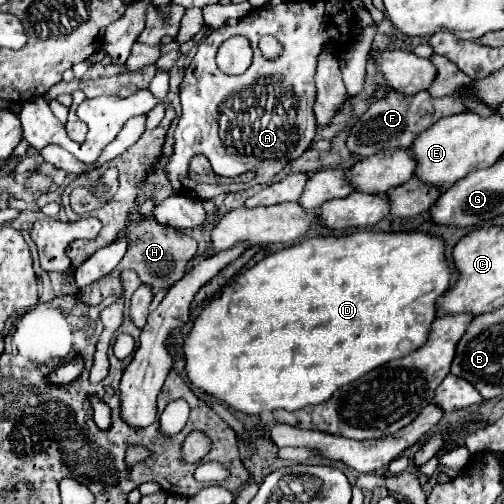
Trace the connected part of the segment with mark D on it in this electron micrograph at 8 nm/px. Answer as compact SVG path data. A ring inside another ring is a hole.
M360 230L348 236L326 236L326 238L308 238L300 244L294 244L290 248L278 250L266 258L262 258L252 268L246 268L244 272L236 274L224 288L220 298L210 300L202 312L196 316L194 326L184 336L184 358L186 358L186 374L192 386L202 390L208 396L214 396L216 400L228 404L230 408L248 414L248 416L260 416L264 412L272 412L278 408L284 410L300 410L310 404L322 404L326 402L338 388L358 380L362 374L396 360L400 356L408 356L418 346L426 342L428 330L432 320L436 318L434 302L440 294L444 294L450 286L450 278L454 270L444 260L444 242L440 238L422 234L422 232L380 232L380 230Z

